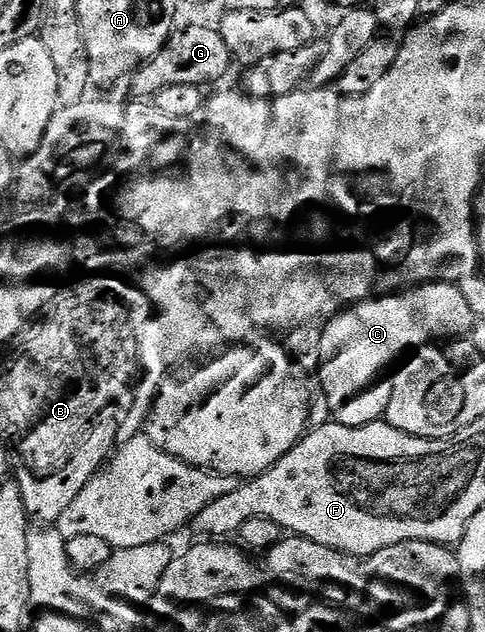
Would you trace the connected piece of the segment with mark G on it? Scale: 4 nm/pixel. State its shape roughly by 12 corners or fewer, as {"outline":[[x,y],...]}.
{"outline":[[189,27],[133,72],[134,96],[208,88],[231,63],[220,30]]}

